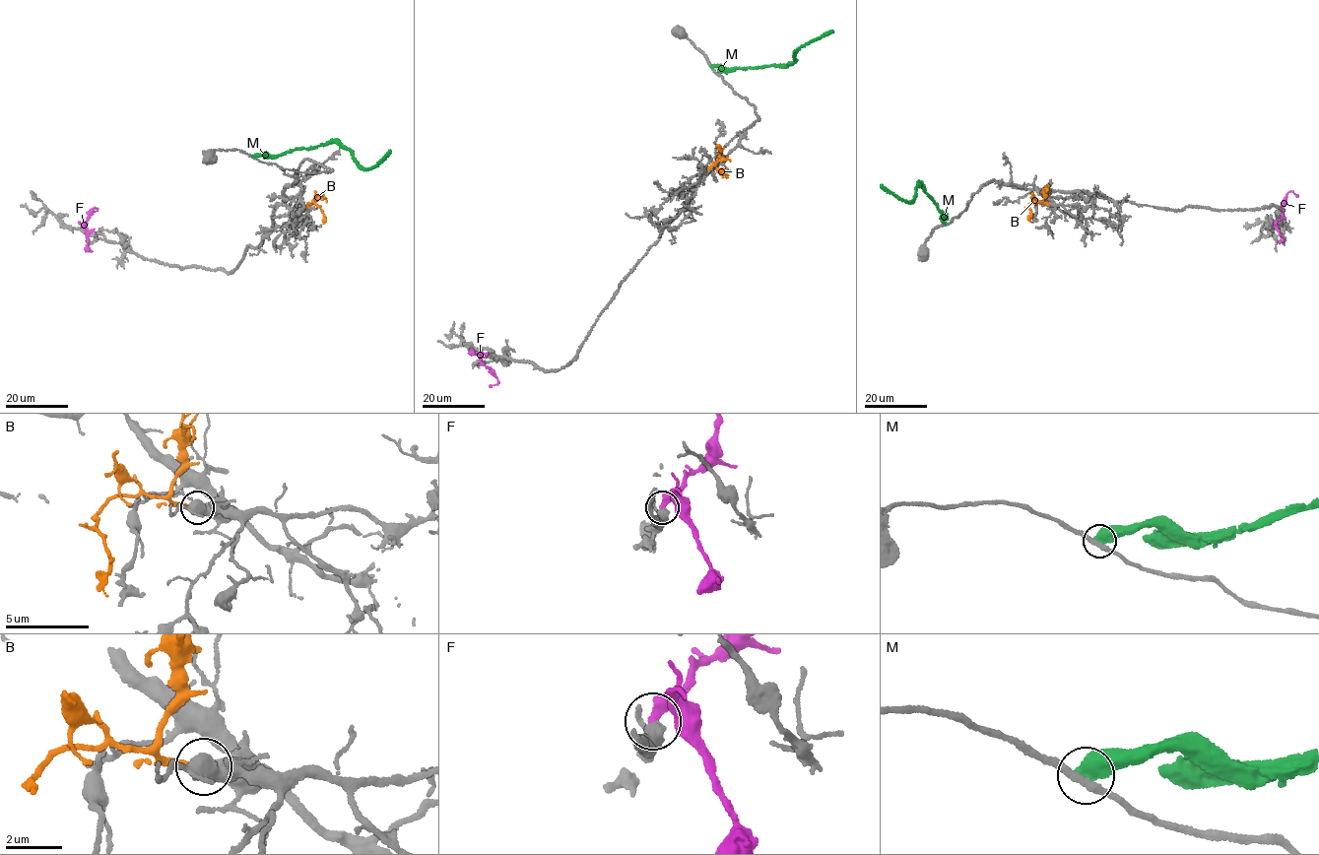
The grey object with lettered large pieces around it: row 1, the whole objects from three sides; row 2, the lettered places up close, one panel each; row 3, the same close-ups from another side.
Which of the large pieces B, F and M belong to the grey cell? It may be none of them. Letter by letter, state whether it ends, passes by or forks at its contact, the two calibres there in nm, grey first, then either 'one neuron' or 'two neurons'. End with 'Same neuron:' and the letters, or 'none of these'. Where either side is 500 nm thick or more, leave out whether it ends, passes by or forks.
B: it ends | 400/300 nm | one neuron
F: it ends | 440/440 nm | two neurons
M: 260/600 nm | two neurons
Same neuron: B

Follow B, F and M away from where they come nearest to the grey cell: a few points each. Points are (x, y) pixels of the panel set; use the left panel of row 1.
B: (307, 206), (312, 200), (321, 209), (322, 224)
F: (84, 230), (82, 225), (90, 210), (97, 208), (92, 214)
M: (254, 157), (275, 156), (337, 141), (351, 152), (353, 160), (365, 168), (380, 163), (389, 150)

